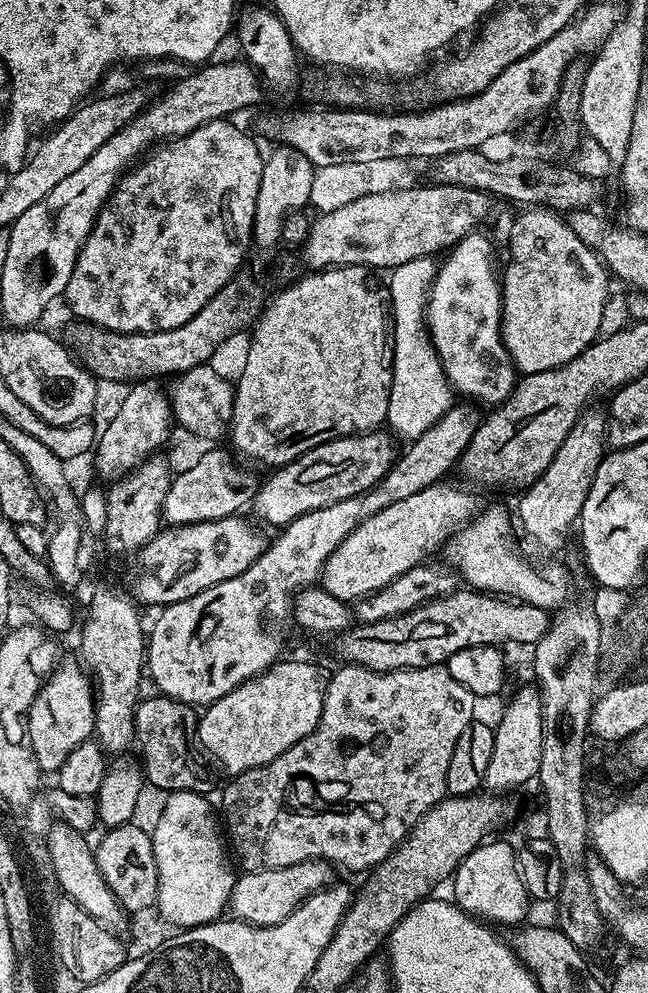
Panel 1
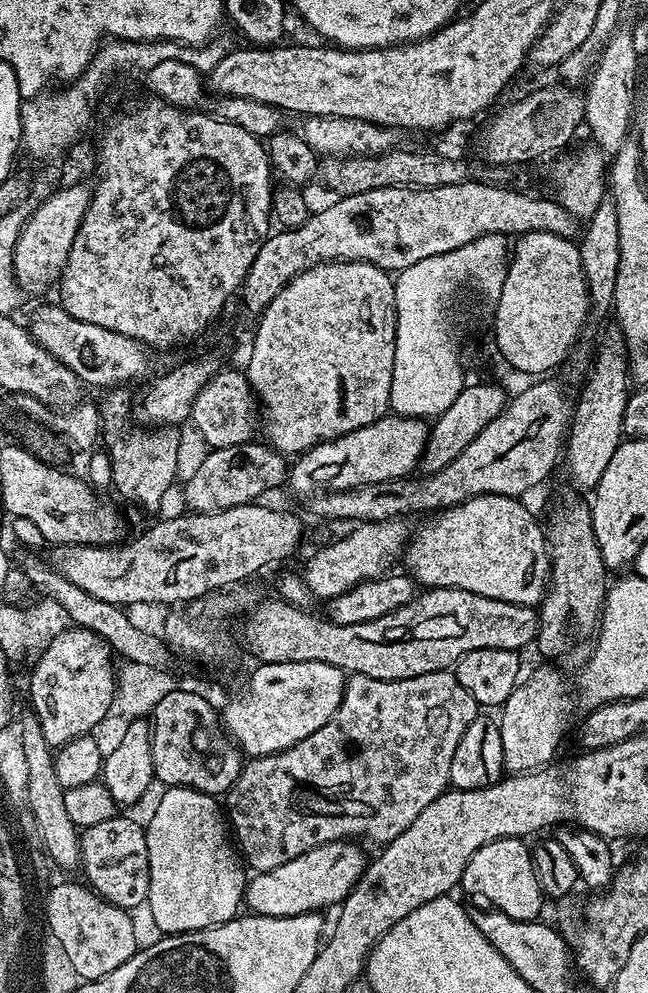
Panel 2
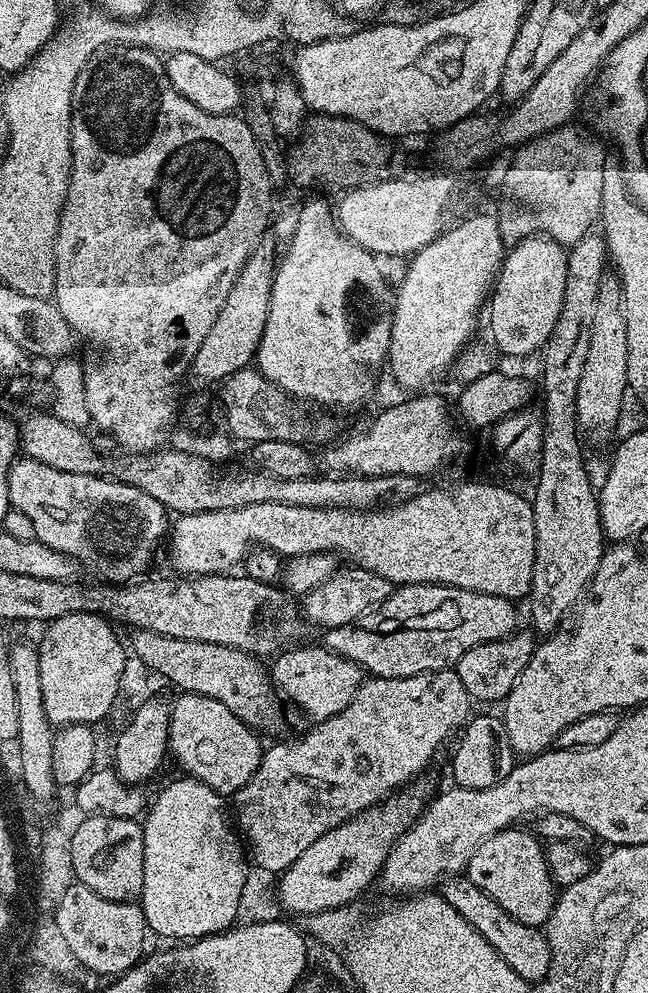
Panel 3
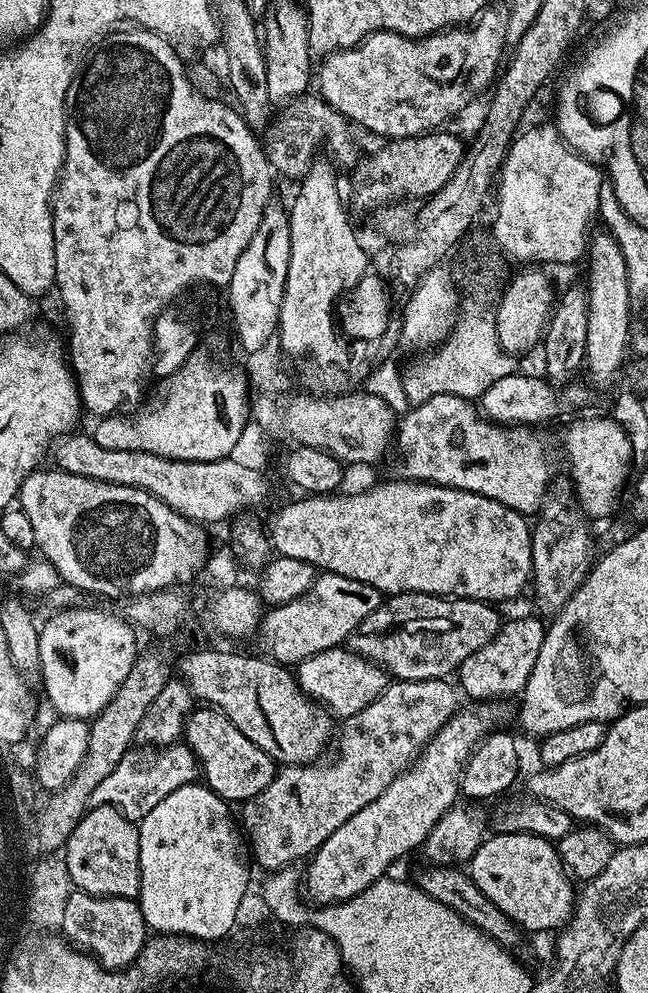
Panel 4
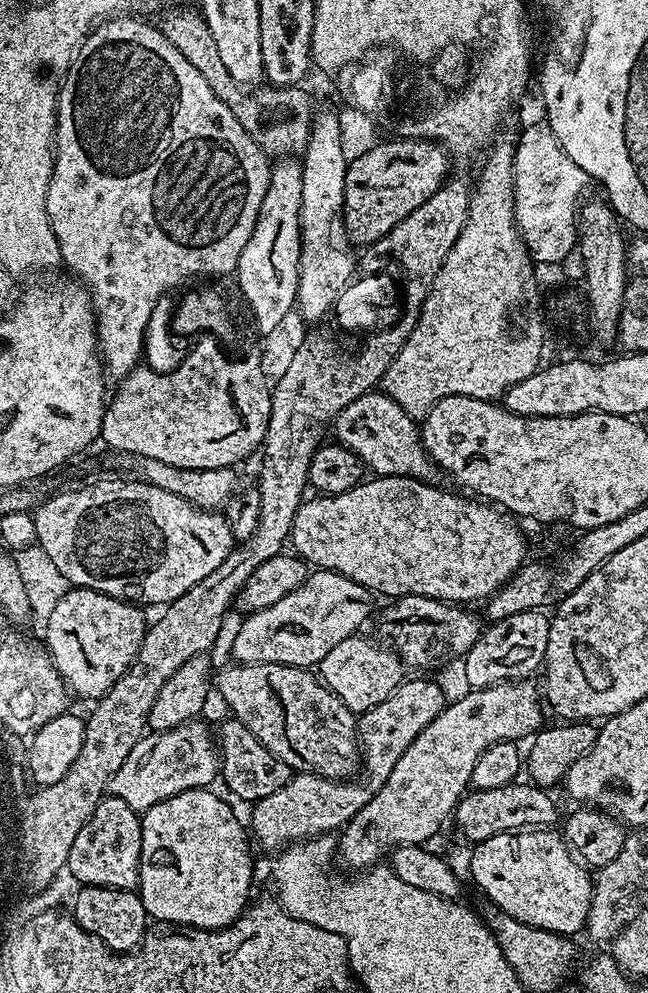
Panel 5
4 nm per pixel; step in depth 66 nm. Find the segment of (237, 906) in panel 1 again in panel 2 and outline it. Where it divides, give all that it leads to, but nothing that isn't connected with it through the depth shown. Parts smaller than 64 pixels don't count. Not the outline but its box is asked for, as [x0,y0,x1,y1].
[243,840,369,918]

